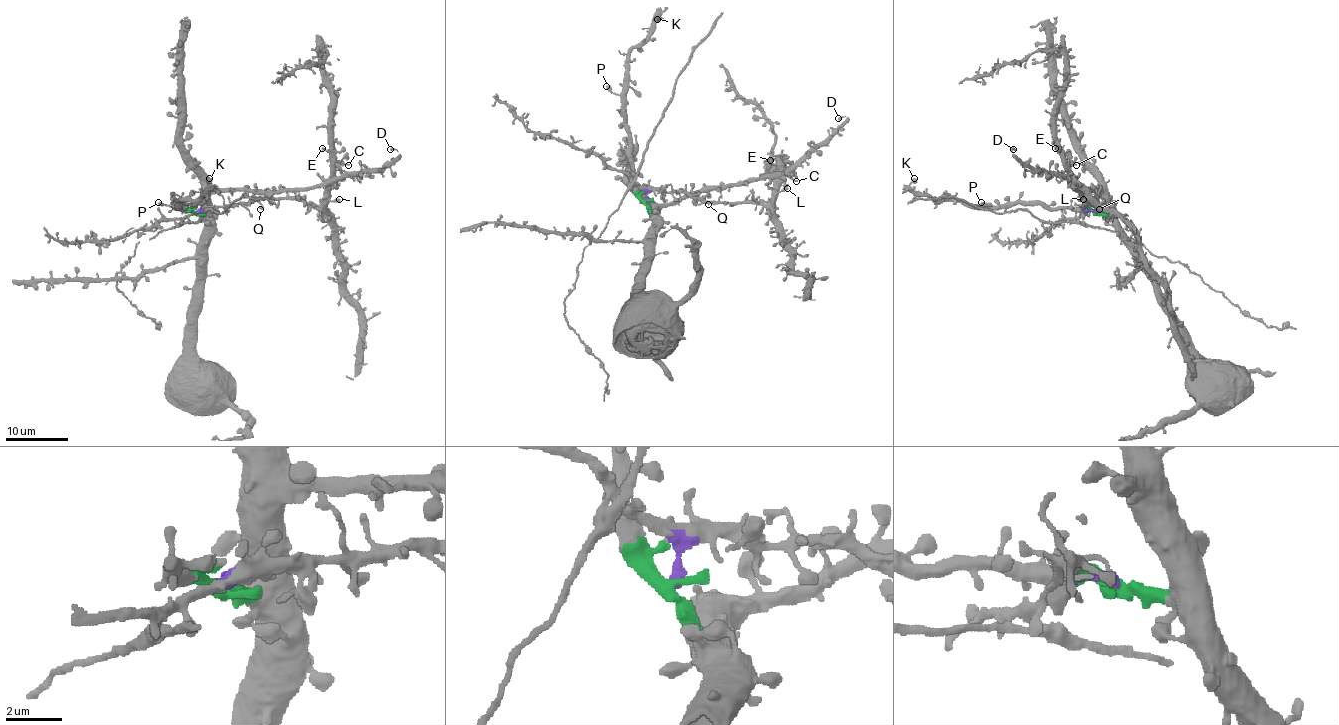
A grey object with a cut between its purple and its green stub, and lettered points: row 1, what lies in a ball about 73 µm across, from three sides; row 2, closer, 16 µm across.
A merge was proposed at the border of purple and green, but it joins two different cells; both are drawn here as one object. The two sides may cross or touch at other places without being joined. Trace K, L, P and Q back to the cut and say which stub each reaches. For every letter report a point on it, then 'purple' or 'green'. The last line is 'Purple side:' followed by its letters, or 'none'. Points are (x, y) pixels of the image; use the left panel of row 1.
K: place (209, 178); green
L: place (339, 199); purple
P: place (158, 202); green
Q: place (260, 209); purple
Purple side: L, Q

